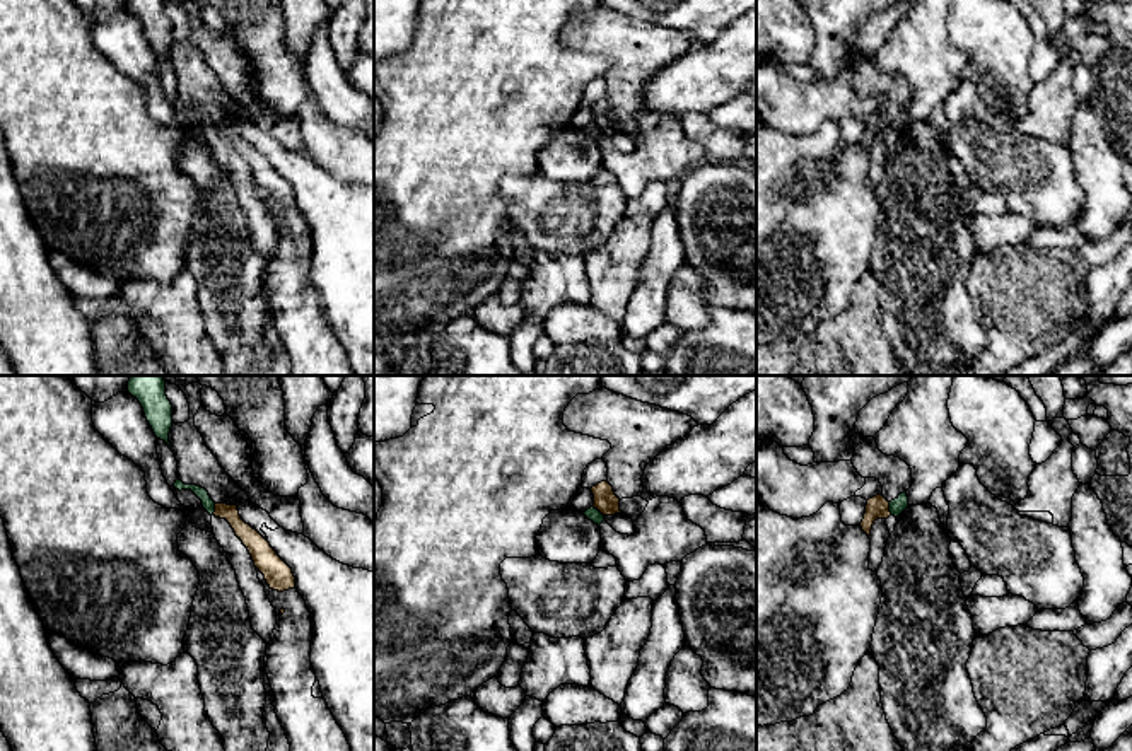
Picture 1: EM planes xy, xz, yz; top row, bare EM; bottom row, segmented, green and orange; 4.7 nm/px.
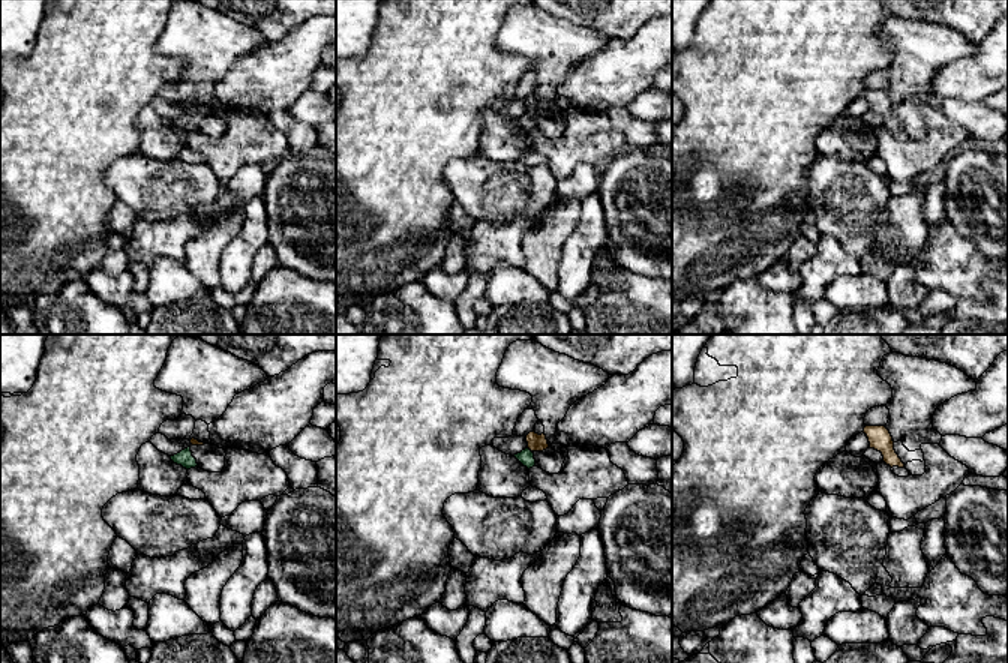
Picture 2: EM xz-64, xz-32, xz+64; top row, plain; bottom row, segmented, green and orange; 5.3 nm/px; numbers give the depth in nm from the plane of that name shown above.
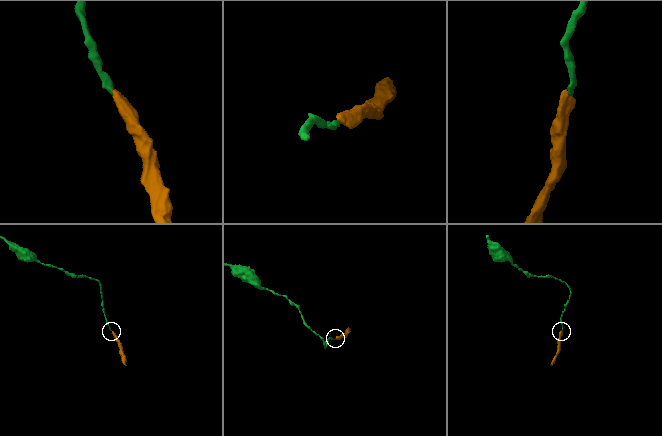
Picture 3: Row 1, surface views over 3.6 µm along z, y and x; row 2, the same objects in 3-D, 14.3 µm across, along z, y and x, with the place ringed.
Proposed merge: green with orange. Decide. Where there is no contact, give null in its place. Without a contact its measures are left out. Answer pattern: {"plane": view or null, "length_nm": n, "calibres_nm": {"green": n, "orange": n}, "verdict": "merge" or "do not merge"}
{"plane": "yz", "length_nm": 70, "calibres_nm": {"green": 70, "orange": 110}, "verdict": "do not merge"}

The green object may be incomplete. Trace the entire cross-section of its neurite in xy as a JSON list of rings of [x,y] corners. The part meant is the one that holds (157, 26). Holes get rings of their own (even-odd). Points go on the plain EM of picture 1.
[[[128,0],[128,10],[142,22],[155,55],[164,58],[172,68],[169,60],[172,22],[166,14],[166,0]]]

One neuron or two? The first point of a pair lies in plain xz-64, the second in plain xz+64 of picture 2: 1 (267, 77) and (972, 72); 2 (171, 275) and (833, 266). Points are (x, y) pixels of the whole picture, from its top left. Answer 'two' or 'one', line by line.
1: one
2: two

